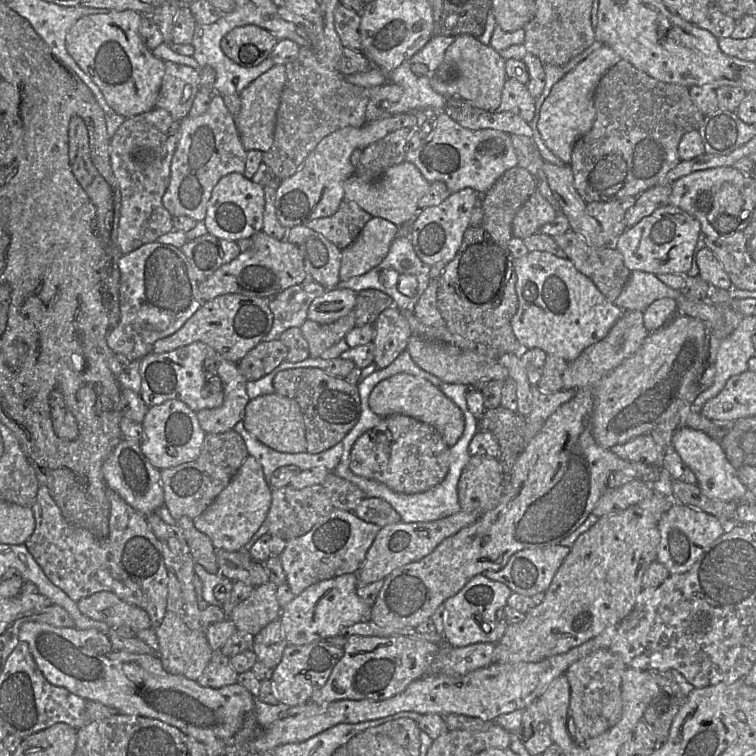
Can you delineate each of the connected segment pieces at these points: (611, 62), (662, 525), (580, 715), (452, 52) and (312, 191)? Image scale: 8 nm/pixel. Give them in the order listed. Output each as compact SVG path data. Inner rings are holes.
M603 45L561 78L545 99L538 120L538 130L545 145L565 164L571 162L574 144L588 133L595 121L594 93L602 76L621 60L610 47Z
M674 502L660 518L658 529L660 543L657 560L670 574L681 574L690 570L706 549L726 531L726 525L712 514Z
M600 649L573 663L565 672L570 685L569 708L572 716L568 718L567 728L576 744L599 736L618 723L622 715L621 684L627 666L613 652Z
M459 35L446 49L444 64L454 67L454 79L442 81L436 74L430 73L432 89L446 98L461 98L464 102L486 111L496 111L501 103L501 95L507 75L505 60L490 45L482 44L471 35Z
M393 115L366 122L360 127L345 127L322 139L315 149L307 156L299 170L280 181L275 198L275 209L278 221L289 229L296 225L323 217L329 217L337 212L344 199L344 183L355 174L350 157L355 149L365 149L370 144L382 139L392 132Z

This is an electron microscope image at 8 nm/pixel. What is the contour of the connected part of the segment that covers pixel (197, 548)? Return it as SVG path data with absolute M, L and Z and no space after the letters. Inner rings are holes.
M182 516L177 525L183 533L183 537L190 548L190 555L194 562L202 565L209 573L220 574L217 564L216 549L210 538L200 532L195 526L193 519Z

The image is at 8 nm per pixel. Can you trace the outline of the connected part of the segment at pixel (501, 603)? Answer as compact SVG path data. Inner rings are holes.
M483 574L470 579L458 593L443 603L447 610L443 630L445 645L465 647L475 643L498 643L508 627L504 607L511 594L512 590L504 583L492 581ZM482 623L491 626L492 630L484 632Z

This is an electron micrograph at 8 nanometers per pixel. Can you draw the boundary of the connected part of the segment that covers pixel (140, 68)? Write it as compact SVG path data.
M110 10L79 18L66 34L66 50L77 65L99 87L108 105L125 119L155 108L165 72L165 61L157 58L139 36L142 14L133 10Z

